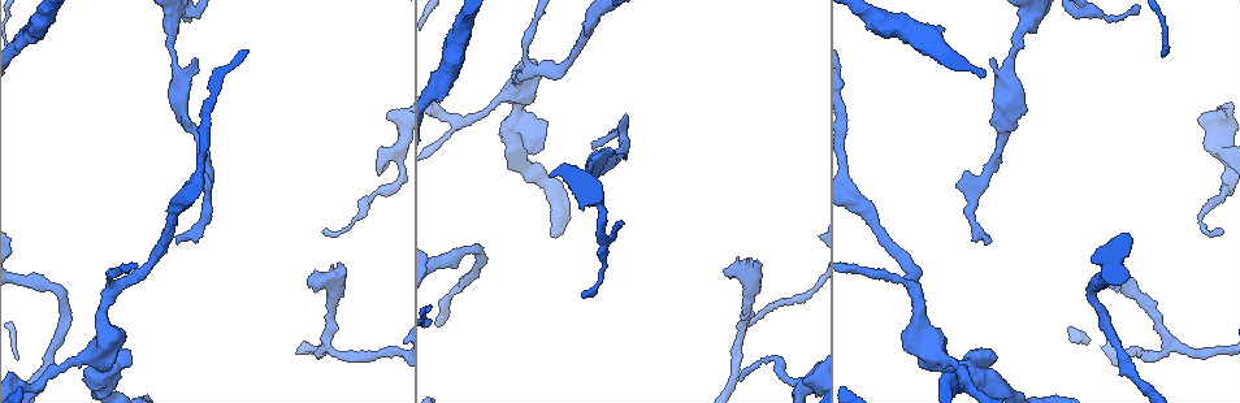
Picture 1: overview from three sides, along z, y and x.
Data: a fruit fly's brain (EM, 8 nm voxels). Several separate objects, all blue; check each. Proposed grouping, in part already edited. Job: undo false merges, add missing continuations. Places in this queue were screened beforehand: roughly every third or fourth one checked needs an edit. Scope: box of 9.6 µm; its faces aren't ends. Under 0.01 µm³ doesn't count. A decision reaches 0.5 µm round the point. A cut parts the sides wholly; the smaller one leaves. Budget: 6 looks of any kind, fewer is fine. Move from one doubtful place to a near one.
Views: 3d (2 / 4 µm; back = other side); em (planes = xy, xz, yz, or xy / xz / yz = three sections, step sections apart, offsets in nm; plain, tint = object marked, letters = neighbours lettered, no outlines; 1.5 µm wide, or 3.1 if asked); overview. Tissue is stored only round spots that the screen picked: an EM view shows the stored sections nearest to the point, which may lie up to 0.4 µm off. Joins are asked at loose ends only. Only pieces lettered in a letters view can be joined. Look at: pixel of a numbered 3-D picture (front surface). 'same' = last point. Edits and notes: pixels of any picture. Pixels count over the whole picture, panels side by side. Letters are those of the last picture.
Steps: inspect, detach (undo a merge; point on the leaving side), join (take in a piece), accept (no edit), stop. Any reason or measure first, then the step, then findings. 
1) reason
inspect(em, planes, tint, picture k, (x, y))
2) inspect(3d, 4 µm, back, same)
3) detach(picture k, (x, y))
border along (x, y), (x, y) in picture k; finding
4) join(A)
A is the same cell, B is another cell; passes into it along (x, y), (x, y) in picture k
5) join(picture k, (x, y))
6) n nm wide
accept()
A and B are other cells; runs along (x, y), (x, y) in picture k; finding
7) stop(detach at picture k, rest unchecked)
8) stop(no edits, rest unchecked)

branch stops here
inspect(3d, 2 µm, picture 1, (210, 187))

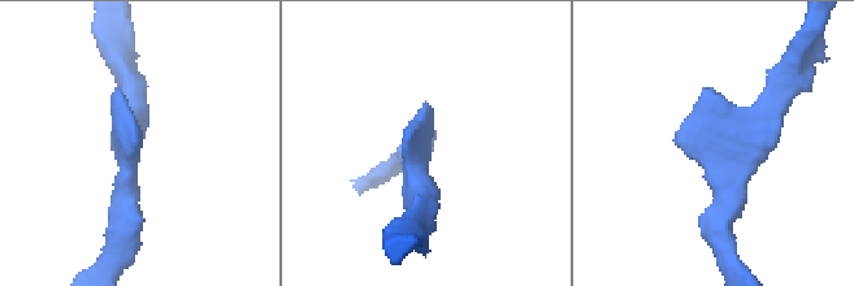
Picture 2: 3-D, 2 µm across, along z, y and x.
arms of 200, 220 nm
inspect(em, xz, step 4, tint, picture 2, (139, 145))

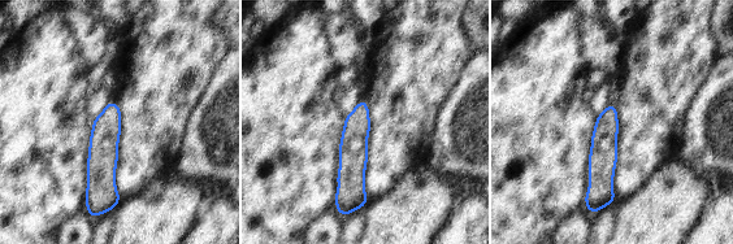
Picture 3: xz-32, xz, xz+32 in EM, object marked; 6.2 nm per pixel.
inspect(em, planes, letters, same)

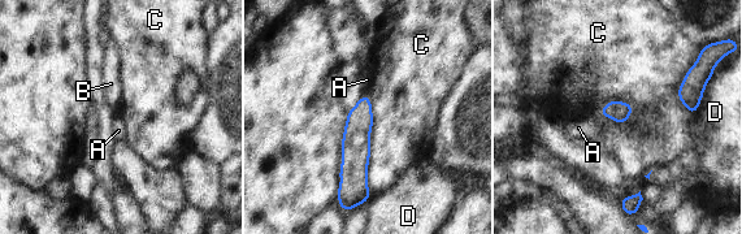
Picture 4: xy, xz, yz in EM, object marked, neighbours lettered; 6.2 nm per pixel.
C touches over 650 nm
accept()
A, B, C and D are other cells; runs along (365, 99), (356, 133), (350, 204) in picture 4; none of them fits

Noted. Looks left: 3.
sudden change in width
inspect(3d, 2 µm, picture 1, (532, 68))

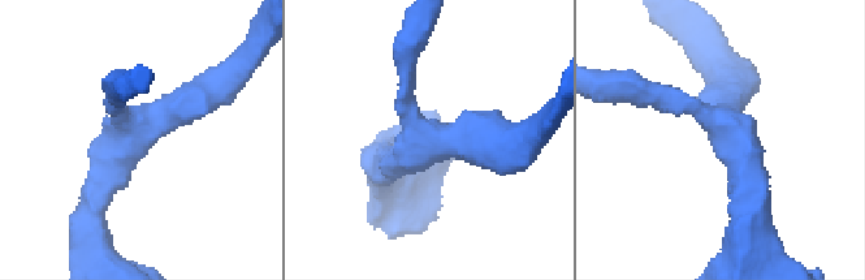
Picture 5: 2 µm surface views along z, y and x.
3 arms; arms of 190, 220, 220 nm
inspect(em, planes, letters, picture 5, (726, 123))

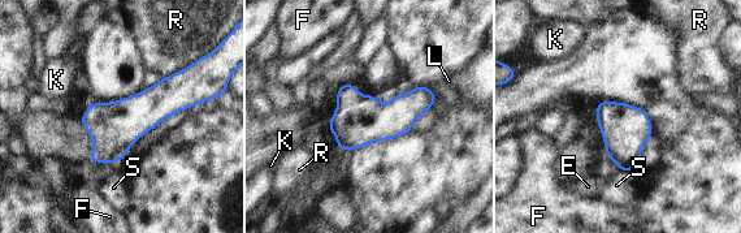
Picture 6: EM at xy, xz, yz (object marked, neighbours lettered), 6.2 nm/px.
280 nm wide; R touches over 200 nm
accept()
E, F, K, L, R and S are other cells; continuous, no second neuron

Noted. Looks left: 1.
abrupt turn
inspect(em, planes, letters, picture 1, (1106, 15))

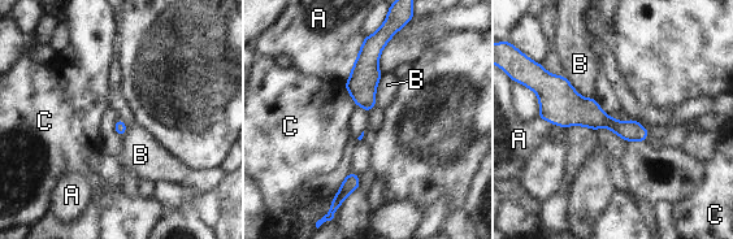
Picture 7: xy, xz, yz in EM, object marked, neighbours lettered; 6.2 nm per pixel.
accept()
A, B and C are other cells; runs along (550, 79), (582, 112), (643, 137) in picture 7; all the same neuron

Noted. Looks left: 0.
stop(no edits, rest unchecked)

